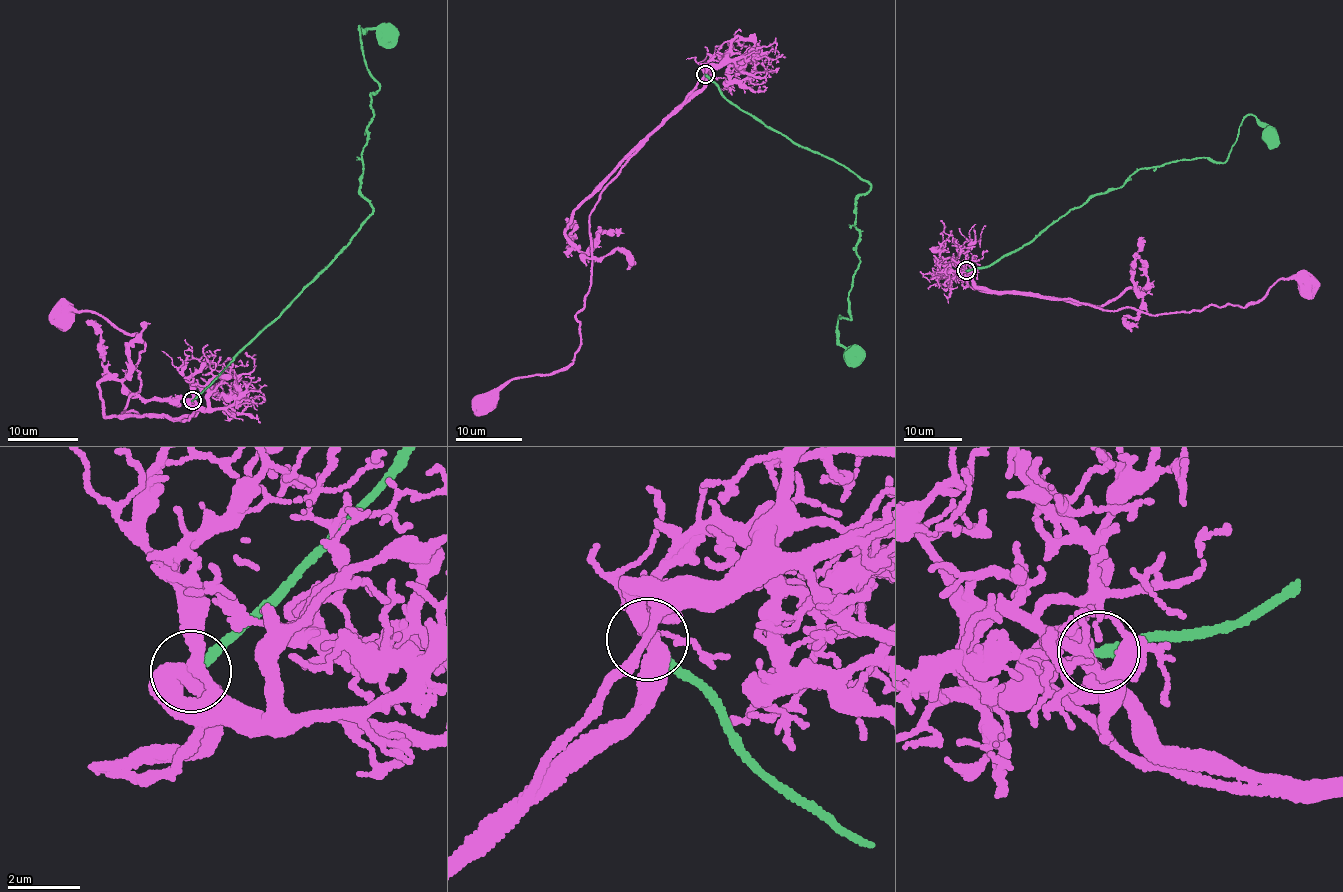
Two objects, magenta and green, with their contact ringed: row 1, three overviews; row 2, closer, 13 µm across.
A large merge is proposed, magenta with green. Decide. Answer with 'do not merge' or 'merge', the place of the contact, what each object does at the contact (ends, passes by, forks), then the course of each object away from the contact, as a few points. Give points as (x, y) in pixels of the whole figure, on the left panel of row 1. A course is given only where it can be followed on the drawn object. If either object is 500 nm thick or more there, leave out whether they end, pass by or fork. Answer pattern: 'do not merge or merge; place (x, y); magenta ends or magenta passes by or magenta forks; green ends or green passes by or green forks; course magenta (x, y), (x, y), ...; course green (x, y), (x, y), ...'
do not merge; place (192, 400); magenta passes by; green ends; course magenta (191, 400), (194, 412), (181, 418), (121, 414), (140, 389), (133, 367), (145, 342), (97, 313), (59, 317); course green (192, 399), (372, 213), (359, 188), (373, 115), (370, 96), (378, 89), (359, 25), (379, 30), (395, 44)

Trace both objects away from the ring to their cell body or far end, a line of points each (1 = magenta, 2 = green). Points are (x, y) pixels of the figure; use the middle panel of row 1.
1: (705, 73), (589, 217), (591, 279), (576, 314), (574, 359), (511, 378), (481, 404)
2: (705, 75), (730, 104), (870, 185), (856, 200), (859, 263), (850, 317), (841, 315), (836, 326), (857, 364)

